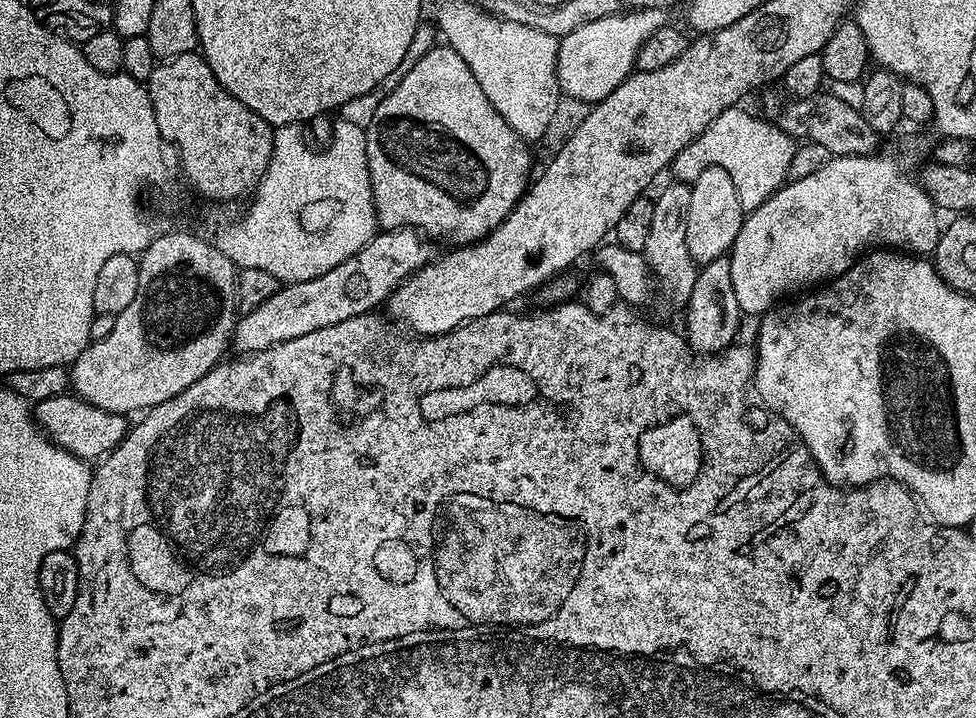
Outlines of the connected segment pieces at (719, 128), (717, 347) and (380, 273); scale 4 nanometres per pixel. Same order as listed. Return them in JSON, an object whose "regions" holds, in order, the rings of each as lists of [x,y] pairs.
{"regions":[[[[743,107],[727,108],[706,126],[706,130],[697,140],[690,142],[672,160],[670,172],[680,182],[691,182],[702,174],[704,168],[722,166],[734,182],[738,202],[745,214],[753,212],[768,196],[773,196],[777,188],[789,179],[788,167],[791,164],[794,141],[781,128],[761,118],[743,112]]],[[[719,256],[703,265],[696,273],[696,281],[690,290],[686,305],[688,313],[684,316],[683,335],[688,347],[701,357],[723,353],[725,348],[733,347],[736,331],[740,328],[742,313],[734,298],[730,282],[730,262],[728,256]]],[[[389,228],[377,231],[358,254],[350,254],[346,262],[334,266],[334,270],[326,270],[326,274],[318,274],[318,278],[310,278],[306,282],[284,284],[262,306],[243,313],[237,319],[236,327],[232,329],[231,347],[237,348],[237,353],[251,354],[261,352],[270,346],[278,346],[282,342],[290,342],[290,338],[302,338],[302,334],[310,334],[314,330],[322,330],[326,326],[338,326],[338,322],[346,322],[346,318],[367,316],[373,310],[385,303],[393,290],[409,276],[413,276],[419,268],[424,268],[433,259],[429,241],[414,228]]]]}

